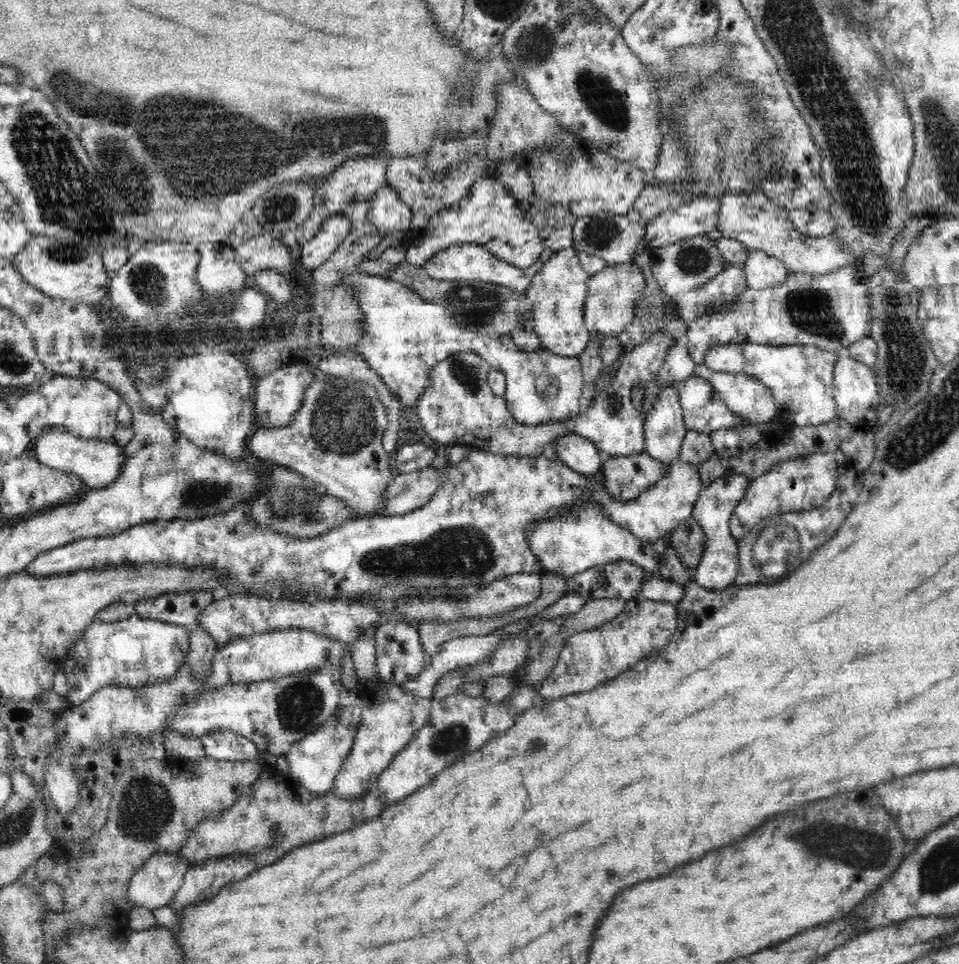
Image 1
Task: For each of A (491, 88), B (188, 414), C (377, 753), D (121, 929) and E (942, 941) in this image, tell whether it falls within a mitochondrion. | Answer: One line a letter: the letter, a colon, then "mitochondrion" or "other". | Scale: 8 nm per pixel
A: other
B: other
C: other
D: other
E: other

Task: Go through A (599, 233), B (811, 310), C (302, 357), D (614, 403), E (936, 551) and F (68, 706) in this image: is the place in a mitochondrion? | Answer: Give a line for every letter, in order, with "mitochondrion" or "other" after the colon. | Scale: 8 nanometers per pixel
A: mitochondrion
B: mitochondrion
C: other
D: other
E: other
F: other

